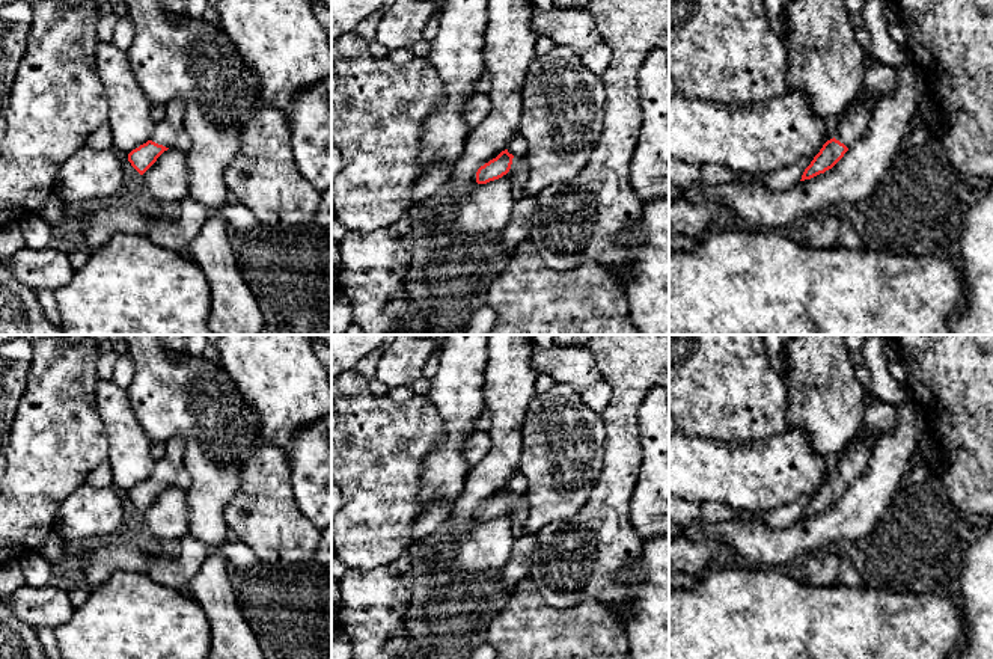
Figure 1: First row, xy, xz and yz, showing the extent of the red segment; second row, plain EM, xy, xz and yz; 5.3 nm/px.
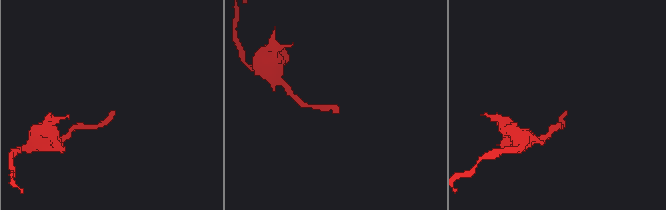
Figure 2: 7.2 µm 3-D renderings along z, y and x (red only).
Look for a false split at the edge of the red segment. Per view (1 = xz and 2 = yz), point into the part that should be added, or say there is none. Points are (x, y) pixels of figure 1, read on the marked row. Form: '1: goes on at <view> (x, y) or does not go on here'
1: goes on at xz (517, 175)
2: goes on at yz (856, 118)

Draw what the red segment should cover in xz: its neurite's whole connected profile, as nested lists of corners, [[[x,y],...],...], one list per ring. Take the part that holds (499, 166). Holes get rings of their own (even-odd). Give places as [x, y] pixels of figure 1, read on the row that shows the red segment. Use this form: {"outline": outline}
{"outline": [[[505,149],[496,158],[478,169],[476,182],[487,184],[505,178],[511,182],[514,199],[518,201],[524,196],[527,173],[529,164],[524,157],[514,157],[508,149]]]}

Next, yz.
{"outline": [[[860,90],[847,109],[833,130],[833,137],[827,140],[811,164],[805,169],[802,179],[811,179],[832,169],[848,151],[868,133],[871,115],[877,104],[875,95],[868,90]]]}

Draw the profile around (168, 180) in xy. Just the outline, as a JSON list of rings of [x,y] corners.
[[[169,148],[142,176],[157,201],[181,204],[190,196],[187,152]]]

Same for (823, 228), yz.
[[[833,210],[820,211],[805,220],[806,241],[818,249],[830,249],[838,244],[841,216]]]

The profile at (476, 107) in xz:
[[[475,92],[472,93],[461,109],[461,116],[469,128],[478,127],[490,113],[488,95]]]

